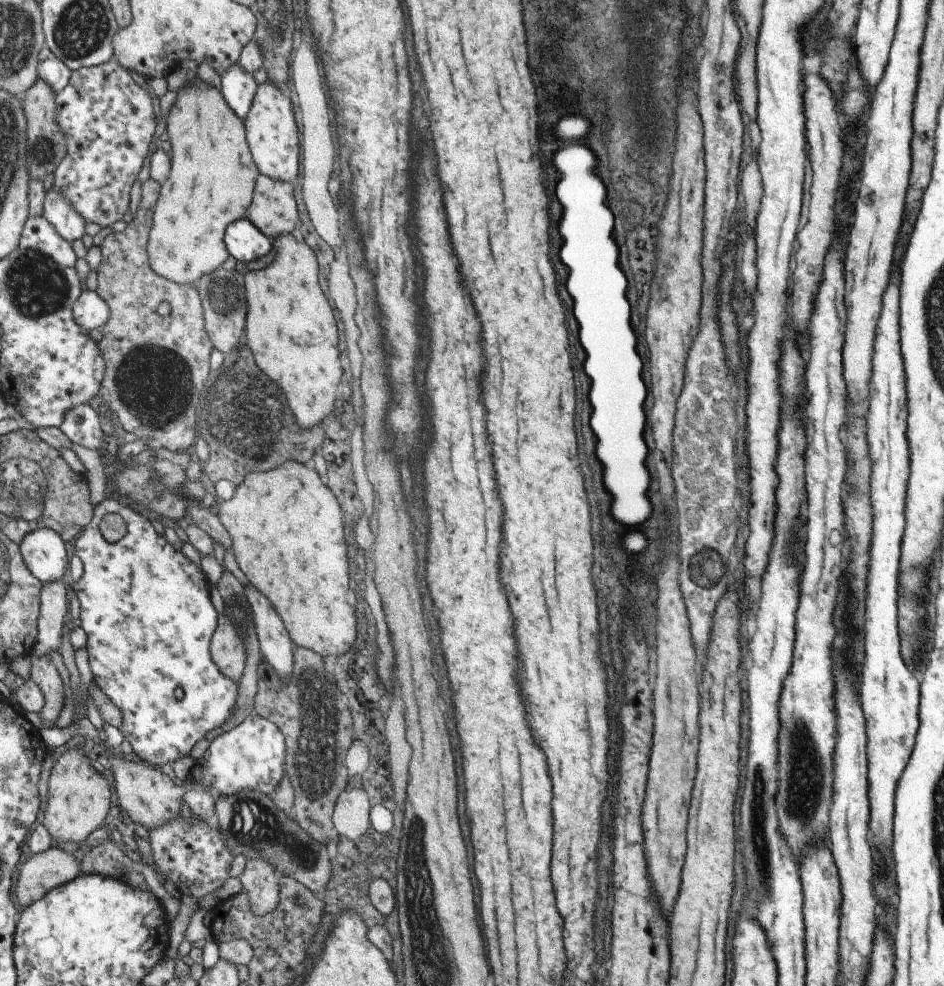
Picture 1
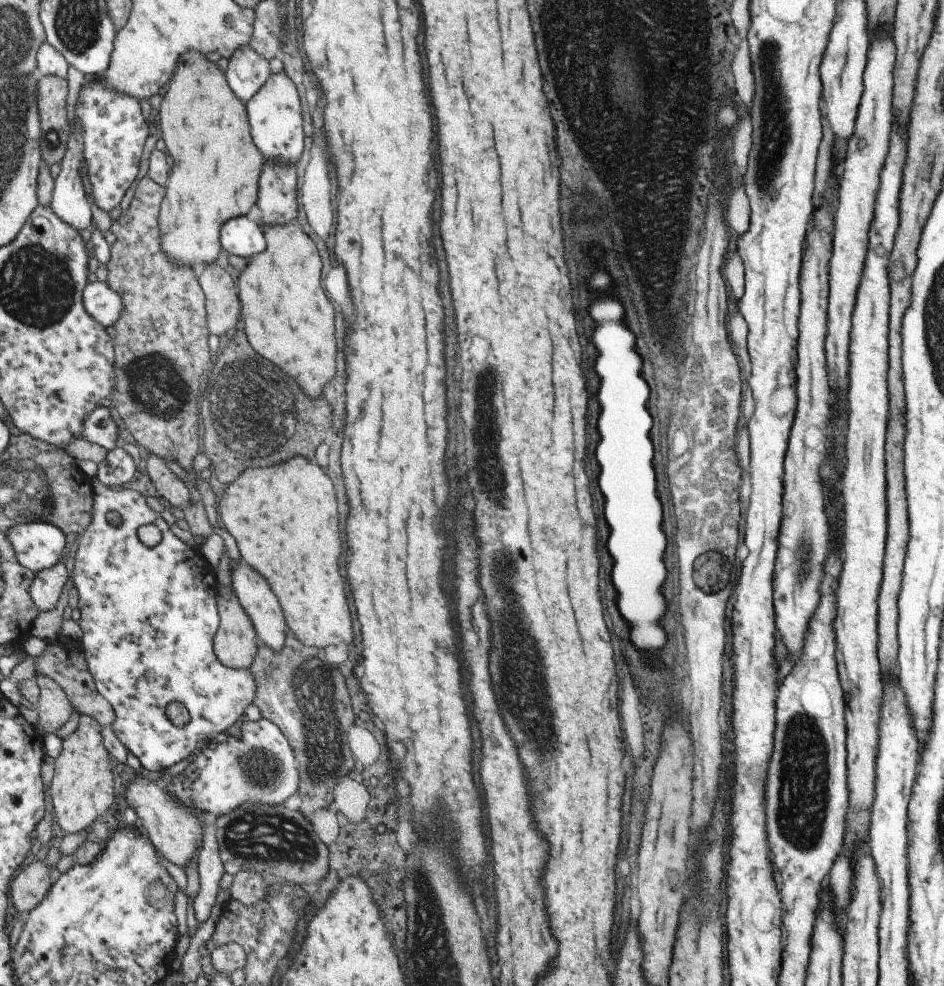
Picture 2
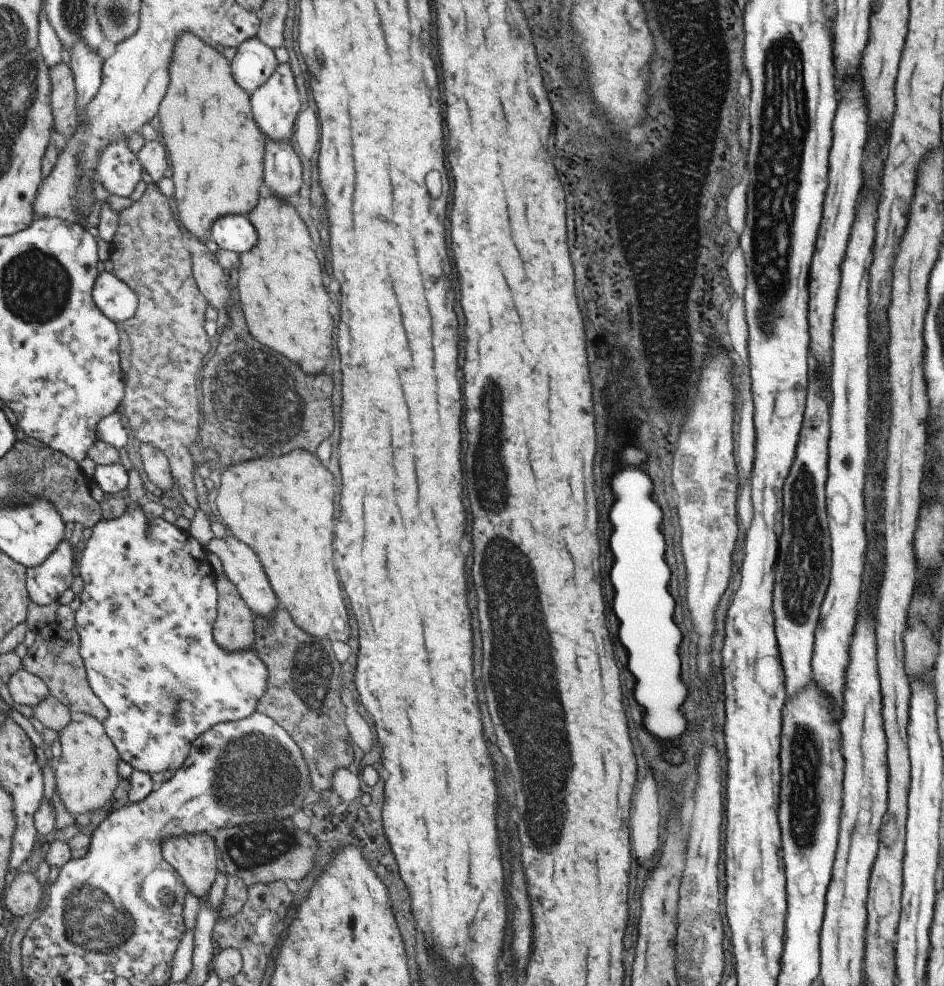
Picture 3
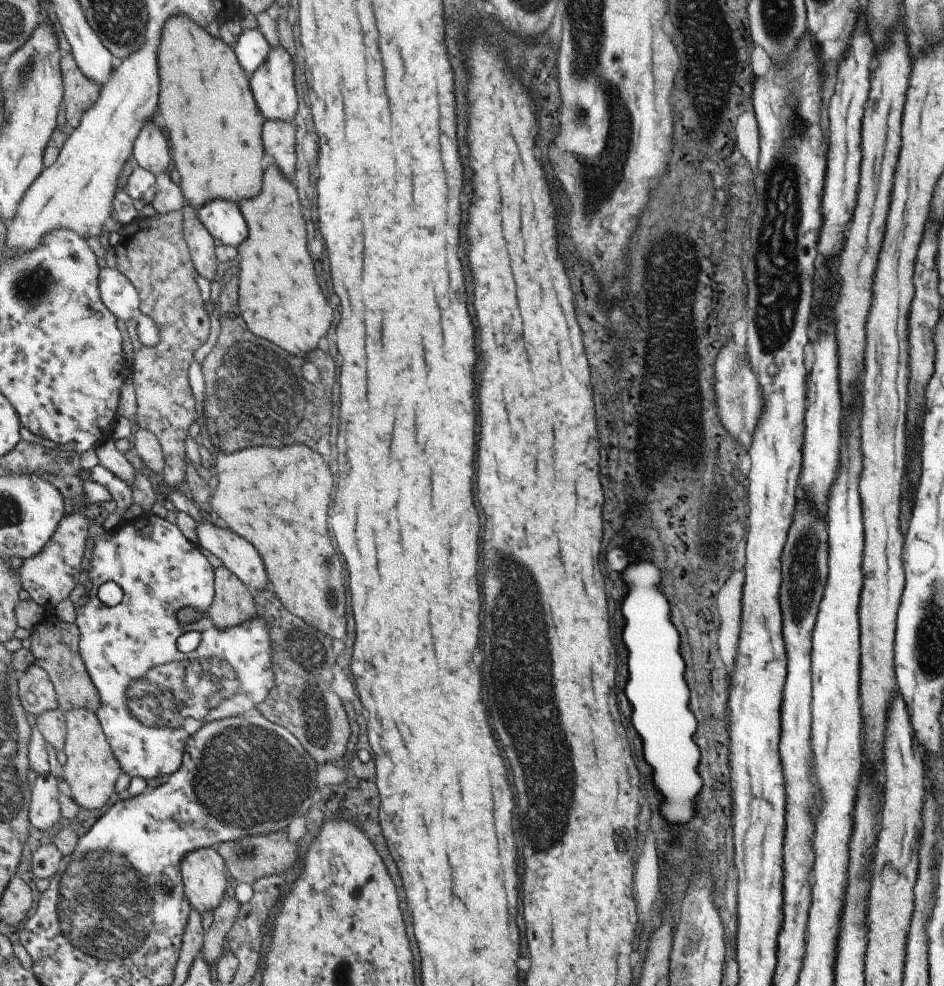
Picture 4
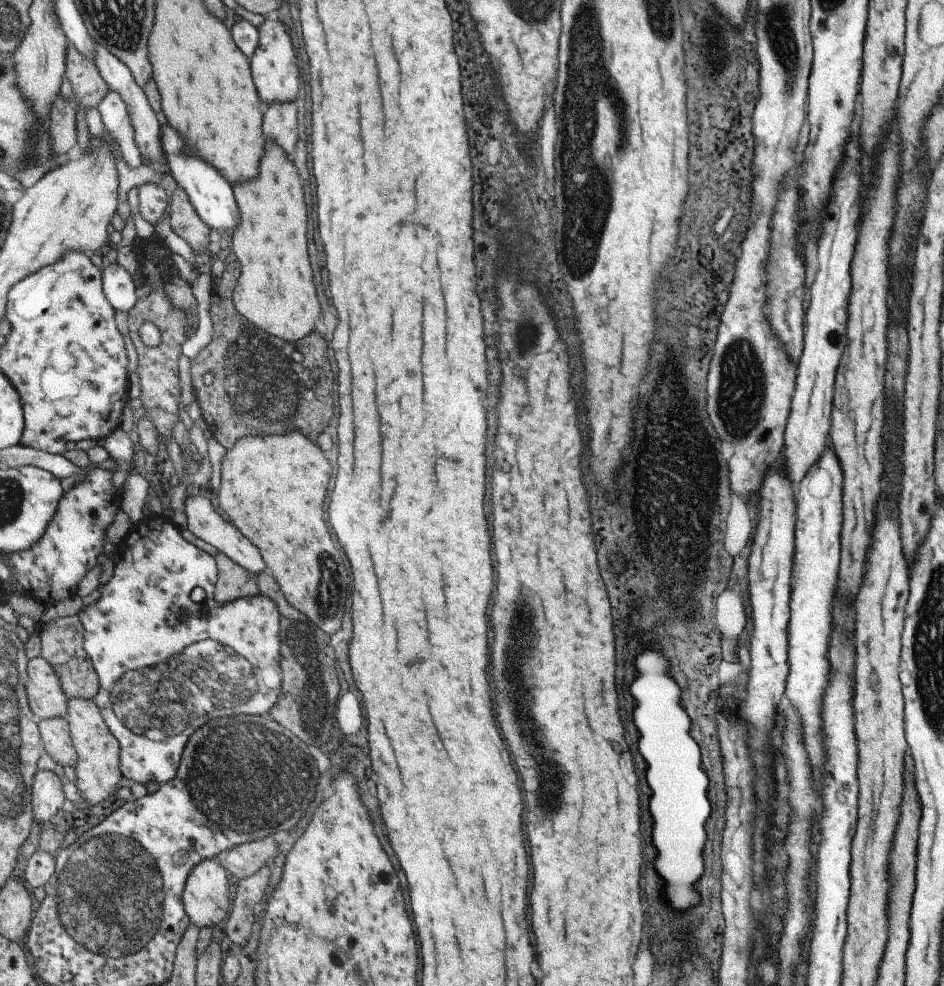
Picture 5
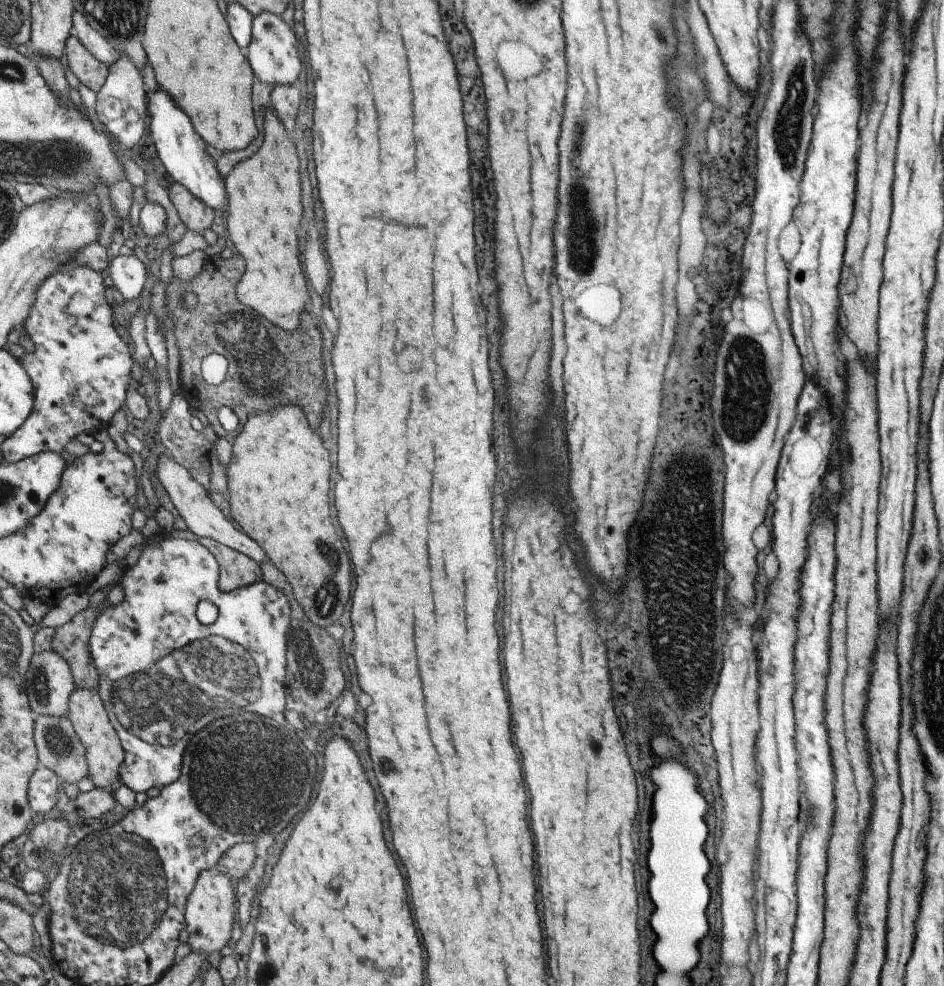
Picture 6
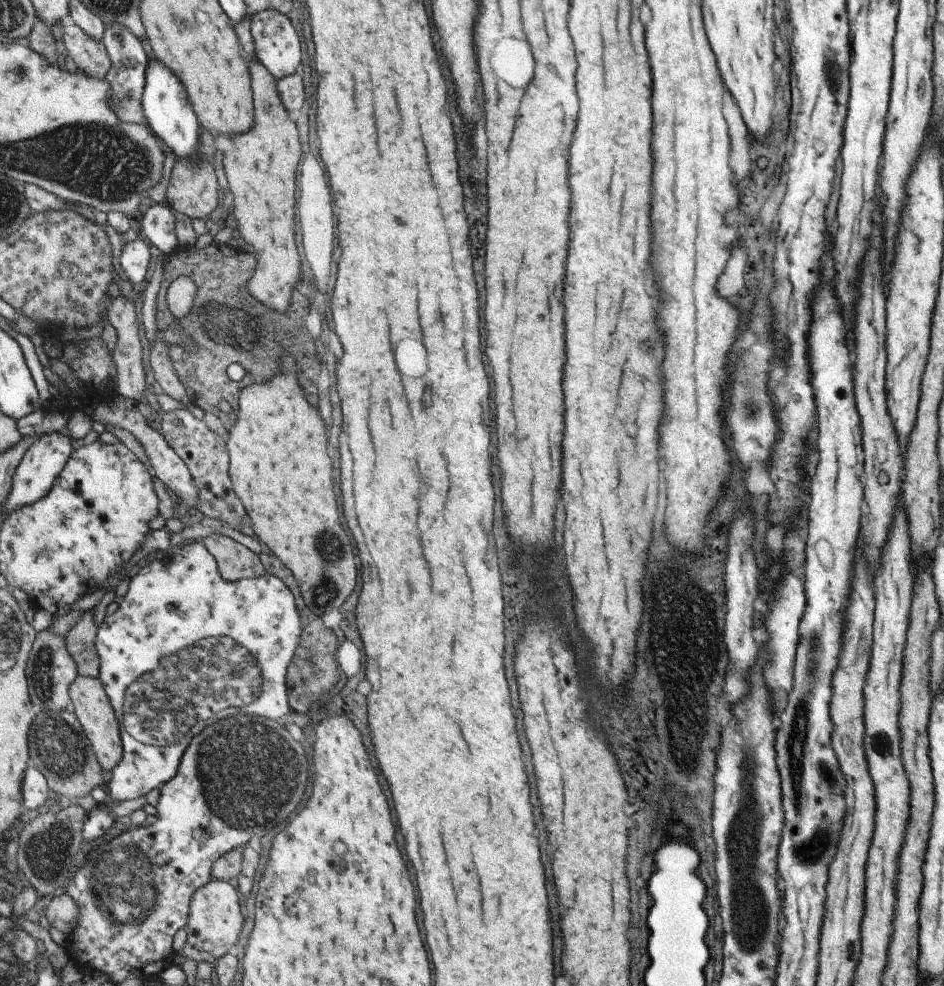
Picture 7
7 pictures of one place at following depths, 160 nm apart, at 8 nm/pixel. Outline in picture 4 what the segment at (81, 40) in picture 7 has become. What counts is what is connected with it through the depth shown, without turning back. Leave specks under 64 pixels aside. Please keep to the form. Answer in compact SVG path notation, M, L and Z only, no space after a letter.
M72 52L63 56L61 68L66 120L69 126L76 129L84 120L85 113L100 100L103 86L81 70Z

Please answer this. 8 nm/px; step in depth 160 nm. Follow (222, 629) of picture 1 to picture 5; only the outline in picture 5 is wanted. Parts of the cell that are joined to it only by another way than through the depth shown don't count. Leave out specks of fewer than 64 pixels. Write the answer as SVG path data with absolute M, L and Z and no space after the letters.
M217 550L216 561L220 567L220 576L216 584L216 599L226 603L241 597L255 596L259 590L255 580L249 578L249 570Z

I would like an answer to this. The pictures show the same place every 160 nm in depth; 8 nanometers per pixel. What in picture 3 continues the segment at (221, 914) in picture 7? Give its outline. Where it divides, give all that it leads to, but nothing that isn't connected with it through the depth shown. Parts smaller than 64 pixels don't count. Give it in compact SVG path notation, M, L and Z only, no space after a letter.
M214 834L183 835L166 840L164 857L183 877L188 890L200 899L211 892L222 870Z

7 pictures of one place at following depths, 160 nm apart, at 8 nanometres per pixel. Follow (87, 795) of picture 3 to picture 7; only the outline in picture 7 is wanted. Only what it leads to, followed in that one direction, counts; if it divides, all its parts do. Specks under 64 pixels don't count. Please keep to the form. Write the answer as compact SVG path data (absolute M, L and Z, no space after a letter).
M78 676L72 684L70 694L71 709L84 726L101 766L105 771L113 770L123 758L123 742L121 742L121 730L119 730L121 722L110 696L103 688L103 681L99 677Z

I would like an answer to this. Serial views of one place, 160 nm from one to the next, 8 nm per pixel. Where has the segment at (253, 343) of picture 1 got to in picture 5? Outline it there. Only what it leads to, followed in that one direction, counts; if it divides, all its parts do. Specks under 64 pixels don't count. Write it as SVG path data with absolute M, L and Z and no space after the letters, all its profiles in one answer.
M265 142L257 174L231 187L236 205L241 206L241 222L232 228L229 246L241 264L241 276L232 290L236 311L260 331L295 342L313 330L319 316L307 260L307 216L299 176L283 150L275 142Z

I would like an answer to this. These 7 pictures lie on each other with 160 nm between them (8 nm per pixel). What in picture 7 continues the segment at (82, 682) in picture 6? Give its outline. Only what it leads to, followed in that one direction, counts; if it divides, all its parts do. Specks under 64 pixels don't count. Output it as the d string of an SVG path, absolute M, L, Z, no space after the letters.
M115 590L107 592L97 606L85 612L78 625L65 636L69 652L78 664L79 676L99 676L96 636L101 625L105 622L107 605L115 600L115 594Z

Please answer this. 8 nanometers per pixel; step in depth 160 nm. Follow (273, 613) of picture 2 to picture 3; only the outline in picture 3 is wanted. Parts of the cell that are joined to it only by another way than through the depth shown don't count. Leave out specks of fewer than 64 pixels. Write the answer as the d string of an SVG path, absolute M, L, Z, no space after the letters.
M231 534L225 535L224 538L213 537L213 540L206 544L206 548L207 552L212 552L218 556L222 564L223 574L233 582L249 608L258 615L270 619L272 610L279 605L279 602L276 600L275 592L272 590L264 568L261 568L257 556L245 544L235 540L235 537Z

